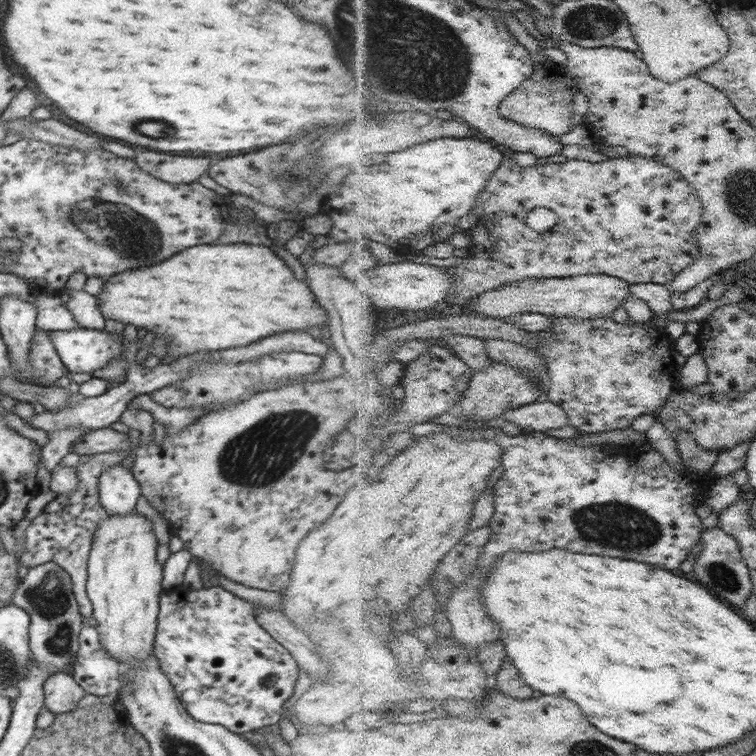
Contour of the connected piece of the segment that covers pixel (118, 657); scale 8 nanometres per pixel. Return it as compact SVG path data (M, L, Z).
M136 511L127 515L109 514L99 522L93 536L87 562L87 596L93 605L93 617L98 622L100 644L115 661L128 665L139 665L148 657L155 657L158 614L162 589L163 565L158 562L158 541L152 530L152 522Z

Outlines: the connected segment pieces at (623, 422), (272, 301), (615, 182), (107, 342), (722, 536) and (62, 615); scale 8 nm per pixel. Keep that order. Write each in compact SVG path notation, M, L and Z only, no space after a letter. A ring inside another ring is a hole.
M550 315L550 317L552 317L555 322L555 328L551 328L550 332L556 334L556 339L554 341L545 340L543 346L538 348L540 356L545 358L548 362L548 395L550 396L550 400L563 406L569 412L569 417L571 418L573 426L582 433L610 432L610 430L624 430L625 428L630 428L630 426L633 427L634 421L636 421L638 417L645 414L656 414L656 410L660 410L660 408L666 404L666 400L668 401L672 393L677 390L677 370L681 369L680 367L678 368L678 362L676 362L676 358L674 357L674 354L678 352L677 340L672 339L672 336L665 330L654 329L650 326L649 321L635 322L624 315L602 316L594 319L576 316L556 317L556 315Z
M215 243L192 246L150 268L112 276L97 301L105 319L146 330L154 326L156 334L170 336L170 344L178 346L174 357L180 358L198 350L246 346L280 334L282 328L288 332L324 326L332 314L314 296L268 243Z
M628 155L623 158L618 158L618 159L607 159L605 162L602 163L596 163L596 162L584 162L582 160L568 160L564 162L564 164L558 164L558 162L550 162L550 164L538 164L538 166L532 166L531 168L524 168L524 166L520 166L518 164L518 158L515 156L513 158L507 158L505 160L504 165L501 167L500 170L494 176L490 179L489 185L486 187L486 190L484 190L481 200L478 201L478 204L474 210L474 214L477 214L478 216L478 226L476 225L473 228L473 233L471 235L472 239L472 245L468 247L468 257L467 260L464 261L463 263L459 264L456 268L450 268L450 269L455 269L455 276L457 276L457 283L453 286L452 292L450 295L447 296L447 302L449 303L456 303L461 306L468 306L468 304L471 304L475 298L481 298L485 292L492 292L493 290L496 290L497 288L500 289L503 286L506 286L507 284L514 284L515 282L520 282L521 280L528 280L529 278L568 278L568 277L573 277L576 275L589 275L589 274L607 274L613 277L620 277L626 280L629 280L631 283L636 283L636 284L644 284L644 283L649 283L649 282L657 282L660 284L665 284L669 285L673 283L674 281L677 280L677 278L684 272L686 269L689 268L690 265L693 264L694 261L698 260L701 257L702 254L702 249L701 249L701 222L704 221L705 218L705 203L702 202L701 195L698 192L697 187L693 185L685 177L685 174L682 171L679 170L674 170L673 167L667 166L665 163L656 161L655 159L649 158L649 157L642 157L638 155ZM538 207L548 207L551 209L556 210L558 212L558 216L560 218L560 221L558 223L558 226L554 228L554 235L551 233L544 233L538 232L538 230L534 230L534 228L530 228L528 226L528 216L530 216L530 212L533 210L536 210Z
M78 328L53 331L49 335L58 356L70 374L92 375L99 368L104 368L113 358L126 360L123 336L105 330Z
M722 526L706 529L703 532L702 550L694 565L696 578L702 580L712 594L718 594L734 606L746 606L754 592L753 574L741 547L741 542Z
M50 560L30 569L13 598L14 606L22 608L31 618L29 646L33 658L42 670L52 674L68 668L79 650L79 634L84 621L73 587L70 575Z

